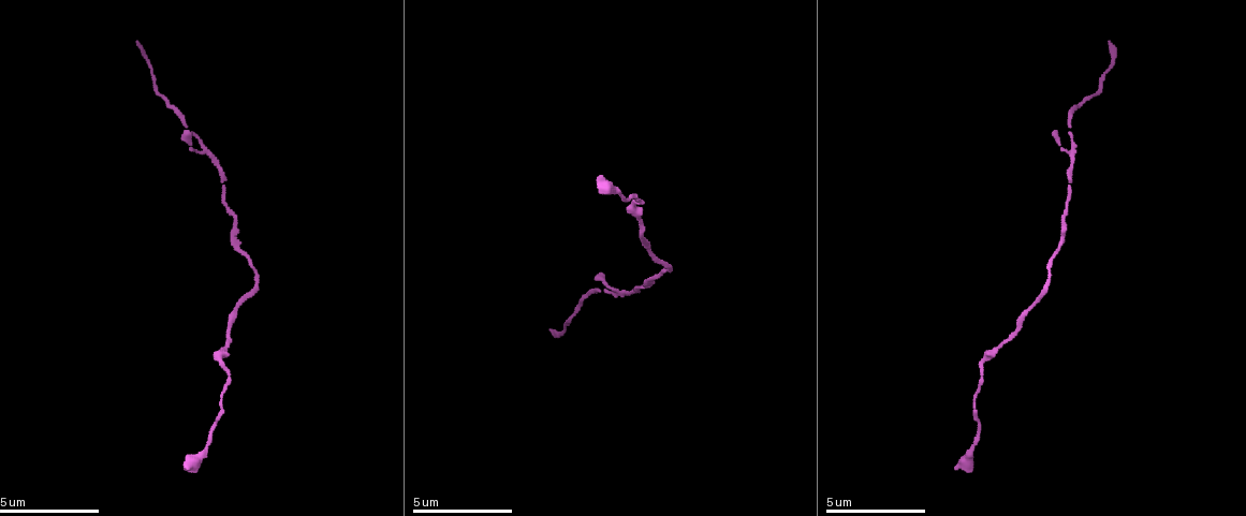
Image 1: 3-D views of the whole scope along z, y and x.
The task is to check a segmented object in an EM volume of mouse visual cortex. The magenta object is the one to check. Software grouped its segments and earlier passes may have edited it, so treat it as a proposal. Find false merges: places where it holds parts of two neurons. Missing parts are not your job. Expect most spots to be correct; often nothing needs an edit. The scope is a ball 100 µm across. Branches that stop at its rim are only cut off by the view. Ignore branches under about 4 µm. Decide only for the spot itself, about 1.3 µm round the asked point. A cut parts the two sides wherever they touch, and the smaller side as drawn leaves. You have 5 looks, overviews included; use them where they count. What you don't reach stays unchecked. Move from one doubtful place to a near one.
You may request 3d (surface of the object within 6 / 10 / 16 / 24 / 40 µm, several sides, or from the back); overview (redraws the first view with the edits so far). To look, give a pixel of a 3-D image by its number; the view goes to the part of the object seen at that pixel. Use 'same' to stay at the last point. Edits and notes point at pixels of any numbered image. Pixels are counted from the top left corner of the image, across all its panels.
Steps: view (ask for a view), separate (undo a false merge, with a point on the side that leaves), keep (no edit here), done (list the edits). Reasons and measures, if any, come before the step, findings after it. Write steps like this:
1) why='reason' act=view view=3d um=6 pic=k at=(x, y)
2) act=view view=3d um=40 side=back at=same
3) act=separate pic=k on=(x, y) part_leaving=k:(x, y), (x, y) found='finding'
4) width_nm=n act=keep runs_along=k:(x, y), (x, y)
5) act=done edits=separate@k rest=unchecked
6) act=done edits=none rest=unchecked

why='side arm on a straight run' act=view view=3d um=10 pic=1 at=(608, 291)

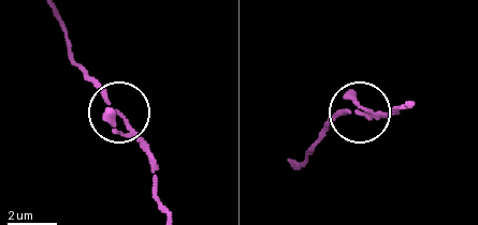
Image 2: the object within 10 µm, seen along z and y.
width_nm=120 act=keep runs_along=2:(165, 213), (154, 182), (149, 146), (82, 68) found='all the same neuron'

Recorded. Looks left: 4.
act=view view=3d um=16 pic=1 at=(1053, 254)

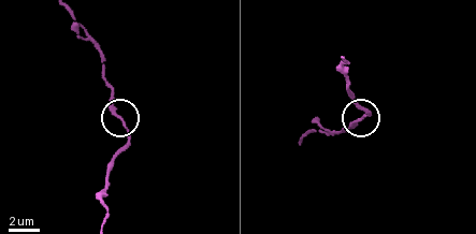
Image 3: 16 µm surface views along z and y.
act=keep found='one neuron here'

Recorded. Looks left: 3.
why='calibre changes' act=view view=3d um=10 pic=1 at=(228, 376)

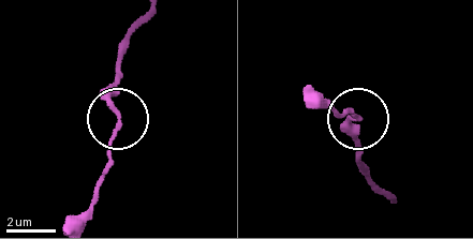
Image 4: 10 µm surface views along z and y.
act=keep runs_along=4:(388, 199), (359, 163), (357, 120), (345, 107) found='continuous, no second neuron'

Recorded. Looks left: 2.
act=done edits=none rest=unchecked

